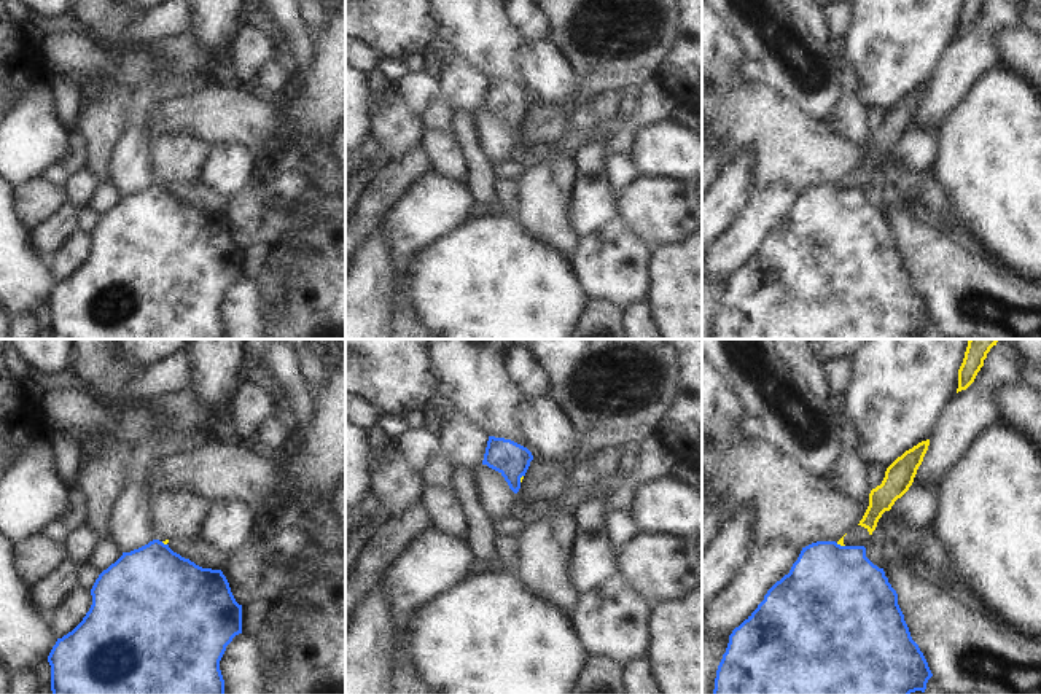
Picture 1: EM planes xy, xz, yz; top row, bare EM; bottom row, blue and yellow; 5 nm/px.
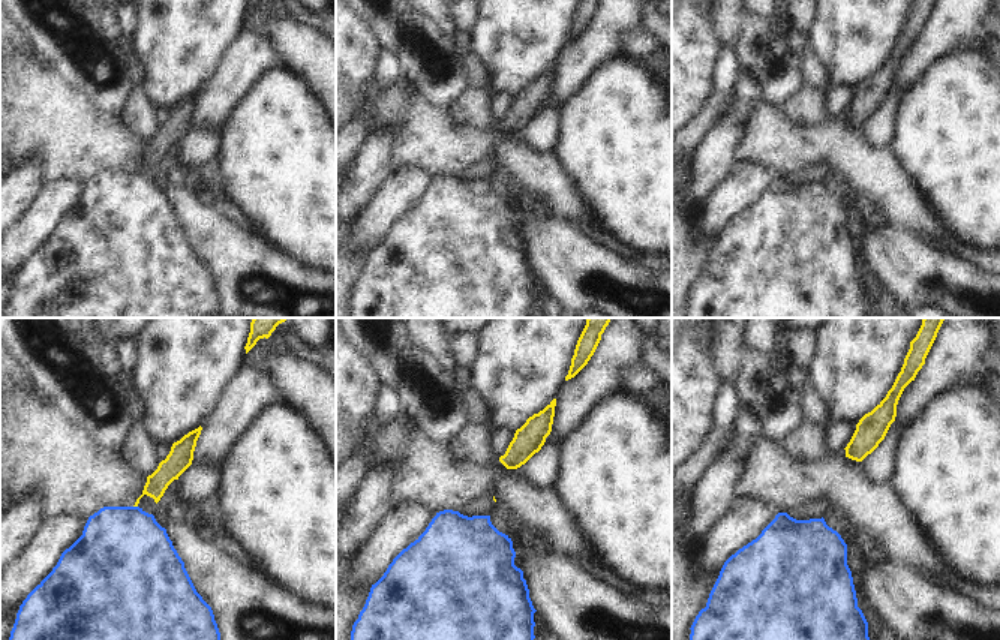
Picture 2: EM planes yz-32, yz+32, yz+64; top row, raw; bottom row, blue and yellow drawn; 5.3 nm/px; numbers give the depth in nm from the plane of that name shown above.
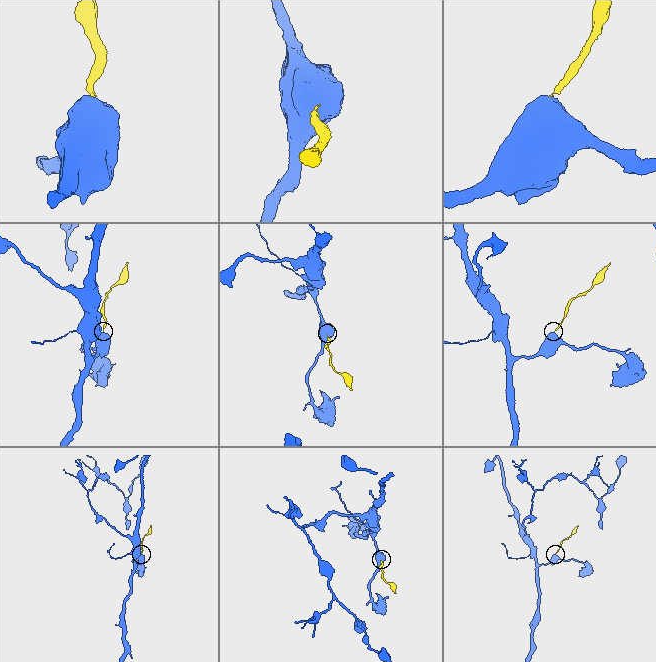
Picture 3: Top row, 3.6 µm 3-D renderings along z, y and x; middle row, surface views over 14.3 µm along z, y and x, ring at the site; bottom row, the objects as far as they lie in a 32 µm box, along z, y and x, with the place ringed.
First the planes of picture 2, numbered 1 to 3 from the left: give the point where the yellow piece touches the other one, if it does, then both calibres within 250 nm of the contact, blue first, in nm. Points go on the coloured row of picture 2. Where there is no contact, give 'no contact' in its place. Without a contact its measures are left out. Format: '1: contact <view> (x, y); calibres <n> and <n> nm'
1: contact yz-32 (135, 507); calibres 480 and 120 nm
2: no contact
3: no contact

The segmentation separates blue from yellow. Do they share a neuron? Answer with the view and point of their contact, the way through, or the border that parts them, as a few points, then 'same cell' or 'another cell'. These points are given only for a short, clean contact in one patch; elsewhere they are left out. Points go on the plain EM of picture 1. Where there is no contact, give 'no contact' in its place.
meets blue in yz at (839, 188); border along yz (836, 187), (844, 190); another cell

